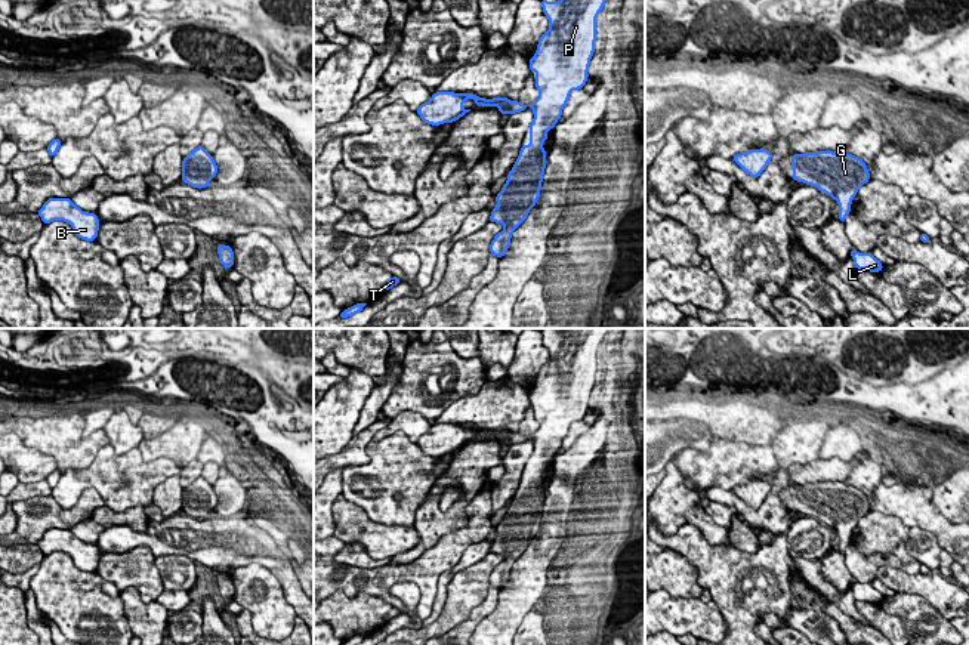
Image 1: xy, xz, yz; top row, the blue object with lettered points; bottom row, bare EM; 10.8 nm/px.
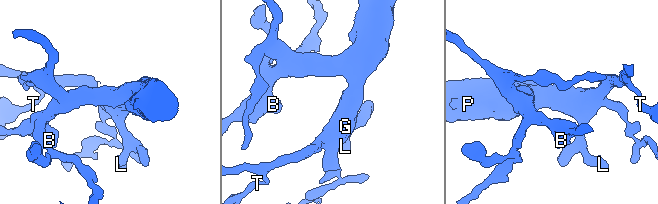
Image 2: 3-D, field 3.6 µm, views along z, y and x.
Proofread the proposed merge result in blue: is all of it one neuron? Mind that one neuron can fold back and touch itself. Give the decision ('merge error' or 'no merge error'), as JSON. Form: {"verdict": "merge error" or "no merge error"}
{"verdict": "no merge error"}

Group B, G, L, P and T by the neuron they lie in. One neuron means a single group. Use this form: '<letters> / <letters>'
B G L P T

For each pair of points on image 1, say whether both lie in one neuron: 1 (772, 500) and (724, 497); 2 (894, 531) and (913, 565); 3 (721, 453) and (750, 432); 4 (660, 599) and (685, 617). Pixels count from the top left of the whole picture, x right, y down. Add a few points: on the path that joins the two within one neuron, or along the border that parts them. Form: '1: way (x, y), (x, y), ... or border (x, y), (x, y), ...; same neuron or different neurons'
1: way (761, 512), (747, 512), (735, 502); same neuron
2: way (894, 540), (904, 556); same neuron
3: border (725, 438), (737, 443); different neurons
4: way (666, 605), (679, 616); same neuron

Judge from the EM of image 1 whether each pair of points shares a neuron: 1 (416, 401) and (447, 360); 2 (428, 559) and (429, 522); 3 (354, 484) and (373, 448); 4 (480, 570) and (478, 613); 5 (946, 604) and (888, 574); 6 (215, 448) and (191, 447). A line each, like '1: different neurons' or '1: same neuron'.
1: same neuron
2: different neurons
3: same neuron
4: different neurons
5: same neuron
6: same neuron

